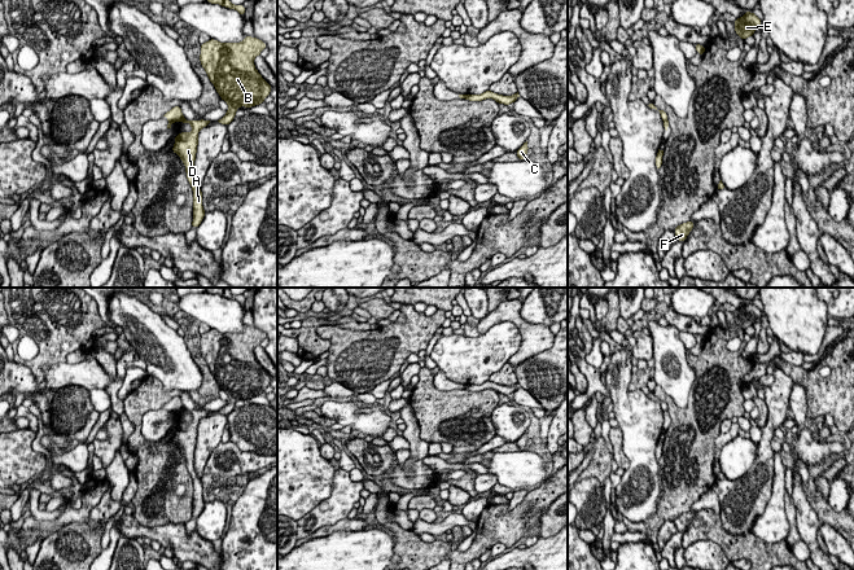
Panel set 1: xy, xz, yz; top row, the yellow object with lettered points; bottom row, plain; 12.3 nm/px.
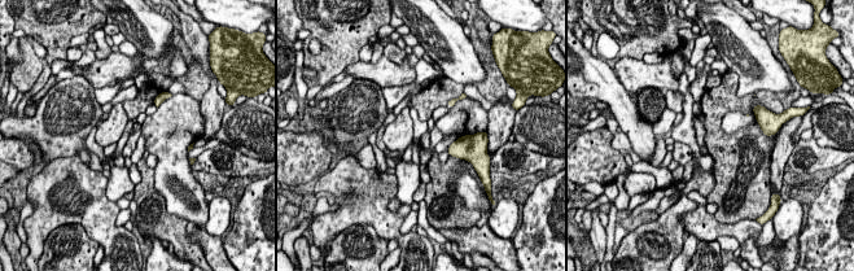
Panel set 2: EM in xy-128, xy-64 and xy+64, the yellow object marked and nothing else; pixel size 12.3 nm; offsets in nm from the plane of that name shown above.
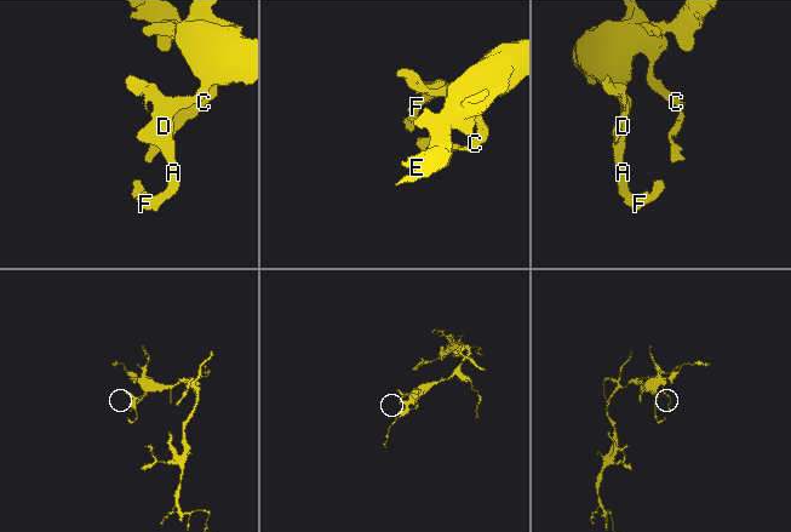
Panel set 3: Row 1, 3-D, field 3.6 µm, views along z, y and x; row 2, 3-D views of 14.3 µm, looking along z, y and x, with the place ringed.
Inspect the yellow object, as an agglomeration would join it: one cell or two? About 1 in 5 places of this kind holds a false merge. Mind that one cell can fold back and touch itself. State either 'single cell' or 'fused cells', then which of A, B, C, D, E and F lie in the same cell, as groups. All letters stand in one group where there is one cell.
single cell; A B C D E F

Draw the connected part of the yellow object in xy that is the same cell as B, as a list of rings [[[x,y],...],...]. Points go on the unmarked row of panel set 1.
[[[245,326],[241,333],[220,333],[215,329],[201,334],[200,351],[220,389],[228,394],[227,404],[218,412],[228,416],[240,396],[263,394],[271,376],[255,359],[254,348],[267,338],[266,333]]]

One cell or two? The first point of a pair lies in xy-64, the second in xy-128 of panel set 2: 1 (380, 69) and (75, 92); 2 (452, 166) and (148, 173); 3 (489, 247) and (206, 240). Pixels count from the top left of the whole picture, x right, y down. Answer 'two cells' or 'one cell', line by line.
1: two cells
2: one cell
3: one cell

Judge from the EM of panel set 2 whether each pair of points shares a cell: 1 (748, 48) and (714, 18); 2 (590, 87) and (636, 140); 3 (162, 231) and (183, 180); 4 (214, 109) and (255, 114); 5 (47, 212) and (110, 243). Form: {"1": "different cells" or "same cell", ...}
{"1": "same cell", "2": "same cell", "3": "different cells", "4": "different cells", "5": "same cell"}

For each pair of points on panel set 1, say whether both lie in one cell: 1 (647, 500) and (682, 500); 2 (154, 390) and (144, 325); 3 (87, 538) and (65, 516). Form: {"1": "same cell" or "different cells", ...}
{"1": "different cells", "2": "different cells", "3": "different cells"}

